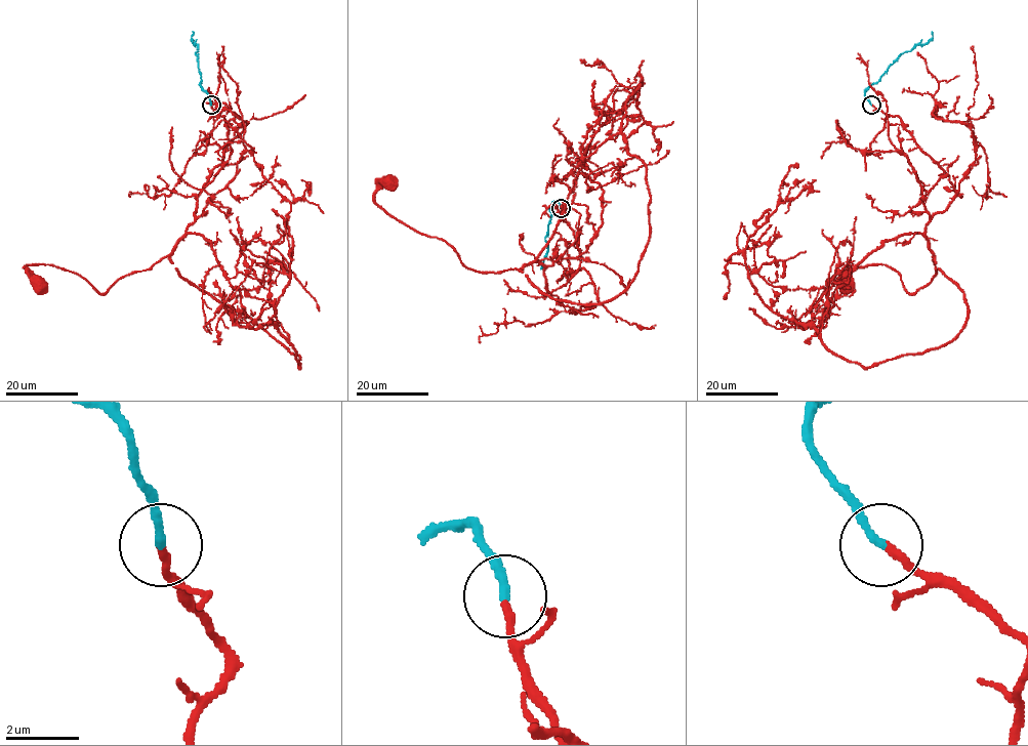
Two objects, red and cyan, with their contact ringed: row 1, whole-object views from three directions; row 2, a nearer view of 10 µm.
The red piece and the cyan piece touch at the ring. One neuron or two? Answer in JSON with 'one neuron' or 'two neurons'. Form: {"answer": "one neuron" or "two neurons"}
{"answer": "one neuron"}

